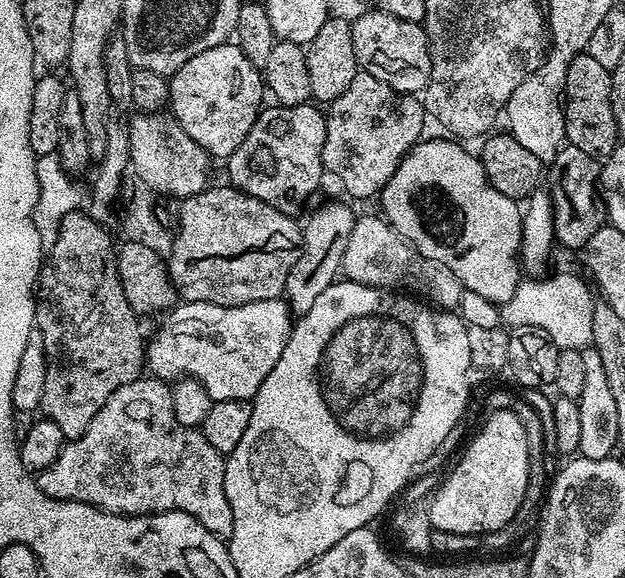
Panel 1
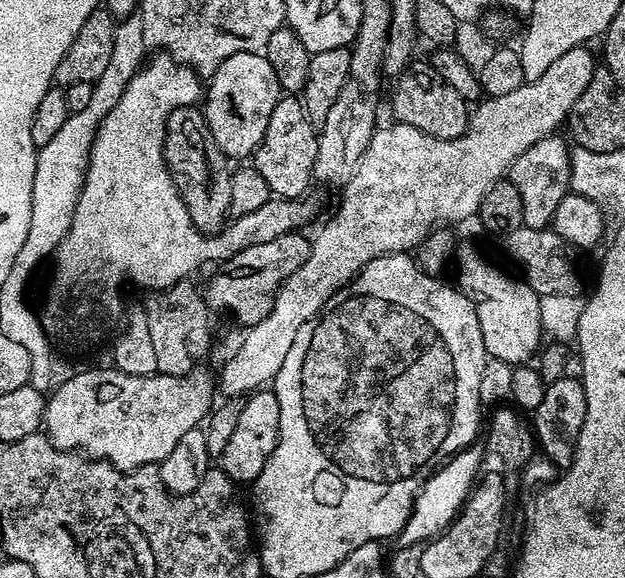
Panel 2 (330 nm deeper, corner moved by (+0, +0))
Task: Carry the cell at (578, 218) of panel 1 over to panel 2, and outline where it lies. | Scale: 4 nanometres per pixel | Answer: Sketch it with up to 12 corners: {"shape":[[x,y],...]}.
{"shape":[[563,135],[534,142],[506,176],[522,197],[525,228],[551,225],[570,194]]}

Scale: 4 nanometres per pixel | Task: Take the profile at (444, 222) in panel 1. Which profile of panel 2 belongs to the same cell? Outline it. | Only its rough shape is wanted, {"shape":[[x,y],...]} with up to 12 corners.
{"shape":[[472,244],[454,257],[485,353],[520,366],[542,344],[541,297]]}

